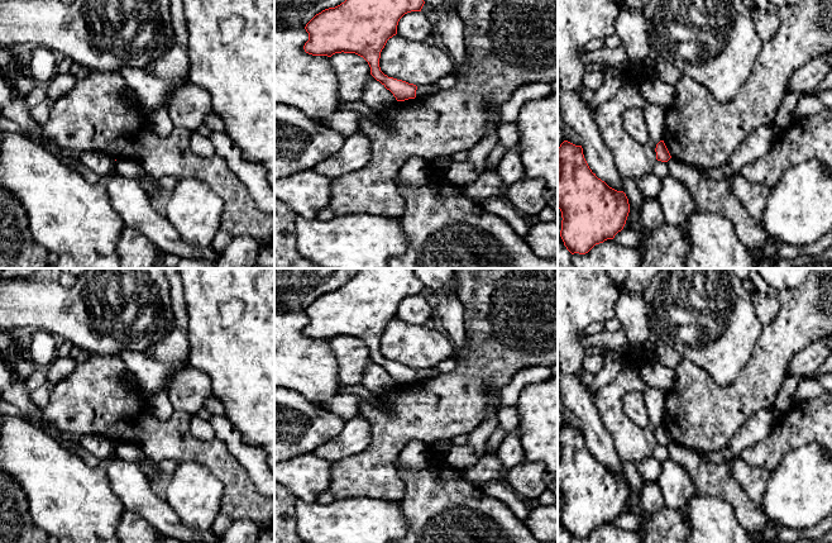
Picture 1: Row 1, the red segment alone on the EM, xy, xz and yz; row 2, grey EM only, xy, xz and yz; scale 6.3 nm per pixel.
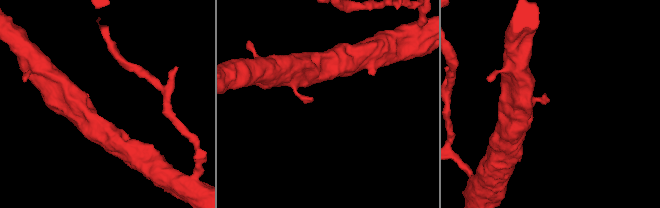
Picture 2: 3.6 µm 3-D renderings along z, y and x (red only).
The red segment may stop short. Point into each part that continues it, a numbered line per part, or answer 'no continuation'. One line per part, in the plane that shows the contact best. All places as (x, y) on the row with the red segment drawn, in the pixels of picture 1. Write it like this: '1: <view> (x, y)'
no continuation

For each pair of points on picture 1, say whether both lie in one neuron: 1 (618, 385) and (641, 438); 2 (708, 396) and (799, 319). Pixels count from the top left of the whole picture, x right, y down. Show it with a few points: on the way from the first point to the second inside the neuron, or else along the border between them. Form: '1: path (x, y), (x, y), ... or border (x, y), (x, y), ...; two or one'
1: path (616, 399), (616, 415), (627, 427); one
2: path (734, 394), (771, 356), (776, 344); one

